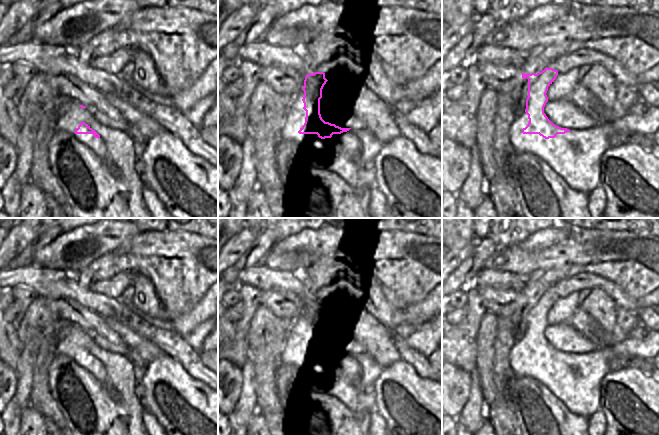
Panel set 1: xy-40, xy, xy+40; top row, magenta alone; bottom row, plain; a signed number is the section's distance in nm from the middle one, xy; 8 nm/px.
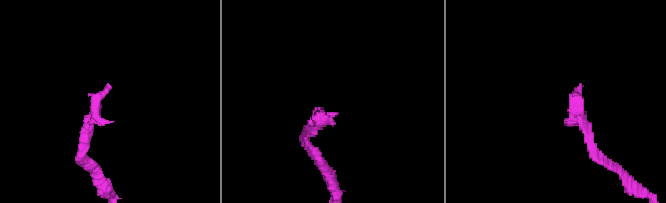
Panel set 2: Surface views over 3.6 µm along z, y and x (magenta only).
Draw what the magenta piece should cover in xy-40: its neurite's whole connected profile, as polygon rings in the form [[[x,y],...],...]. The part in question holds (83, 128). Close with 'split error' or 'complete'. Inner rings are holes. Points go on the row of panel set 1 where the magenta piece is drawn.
[[[81,122],[80,125],[74,131],[75,134],[93,134],[95,138],[100,138],[100,135],[93,130],[88,124],[85,122]]] | complete

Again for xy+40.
[[[527,56],[520,67],[522,78],[528,79],[528,97],[526,99],[525,112],[528,115],[529,123],[522,129],[522,133],[539,134],[545,139],[555,138],[557,134],[565,134],[571,131],[567,128],[561,128],[553,124],[544,113],[544,107],[548,102],[548,97],[546,95],[548,87],[554,82],[558,75],[557,70],[548,68],[547,65],[546,61],[539,56]]] | split error

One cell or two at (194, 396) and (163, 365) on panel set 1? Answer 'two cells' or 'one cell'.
one cell

